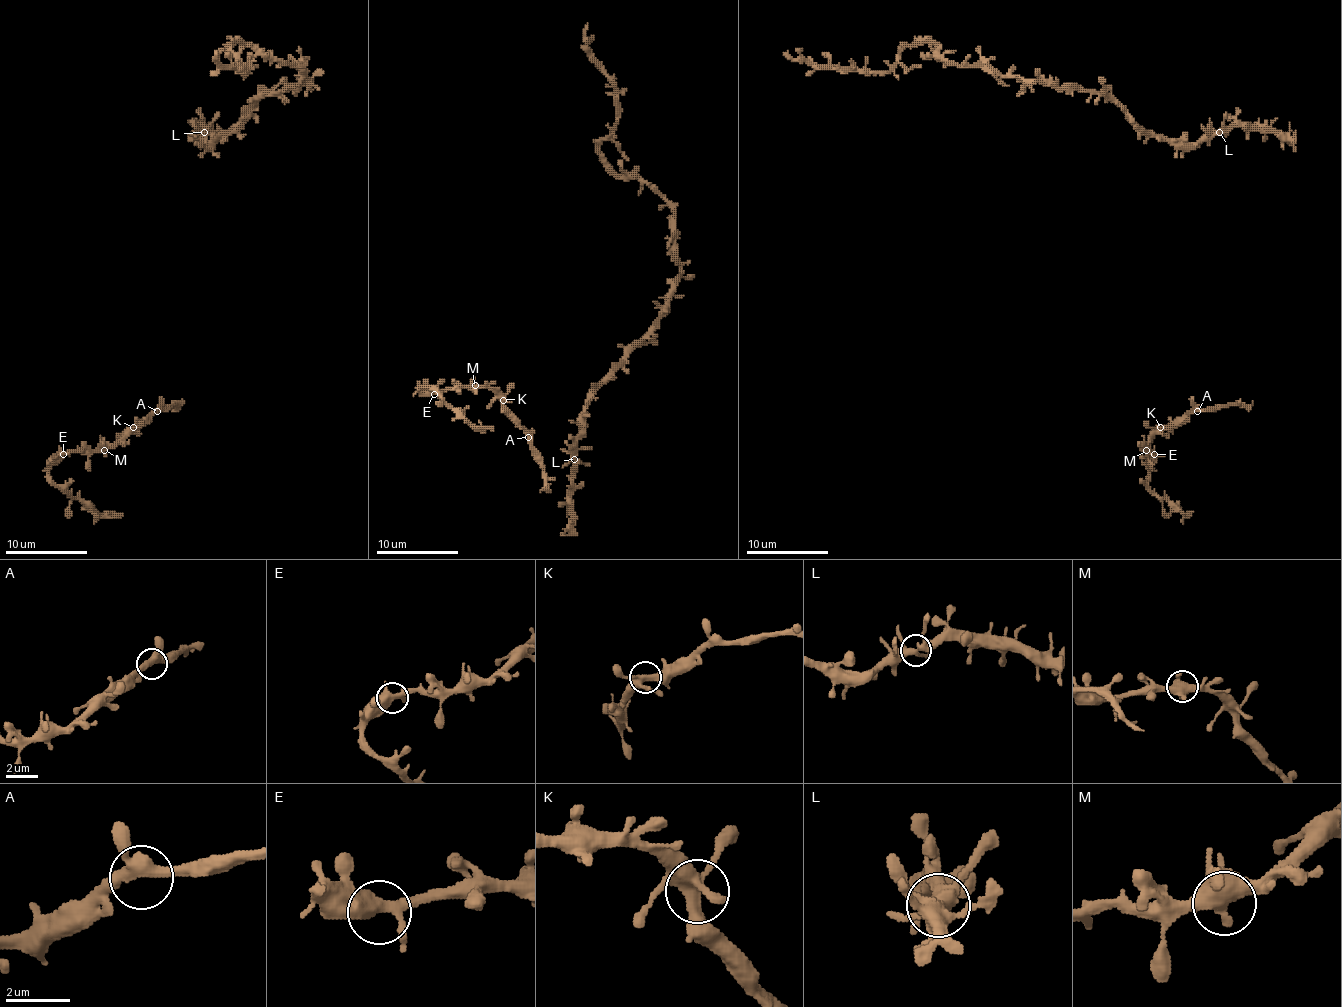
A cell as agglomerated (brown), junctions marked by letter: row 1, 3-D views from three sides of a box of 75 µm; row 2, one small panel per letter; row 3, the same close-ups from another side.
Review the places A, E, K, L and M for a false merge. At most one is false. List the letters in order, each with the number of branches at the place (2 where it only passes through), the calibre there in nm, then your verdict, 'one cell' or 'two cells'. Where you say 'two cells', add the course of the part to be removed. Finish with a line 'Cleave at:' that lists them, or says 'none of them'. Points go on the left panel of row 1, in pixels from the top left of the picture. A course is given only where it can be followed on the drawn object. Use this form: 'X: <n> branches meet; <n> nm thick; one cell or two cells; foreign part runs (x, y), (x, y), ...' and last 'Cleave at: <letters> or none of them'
A: 3 branches meet; 360 nm thick; one cell
E: 3 branches meet; 420 nm thick; one cell
K: 5 branches meet; 420 nm thick; one cell
L: 5 branches meet; 440 nm thick; one cell
M: 5 branches meet; 440 nm thick; one cell
Cleave at: none of them

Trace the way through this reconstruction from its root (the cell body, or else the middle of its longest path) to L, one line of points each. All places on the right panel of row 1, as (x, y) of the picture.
L: (1173, 143), (1197, 145), (1220, 133)

